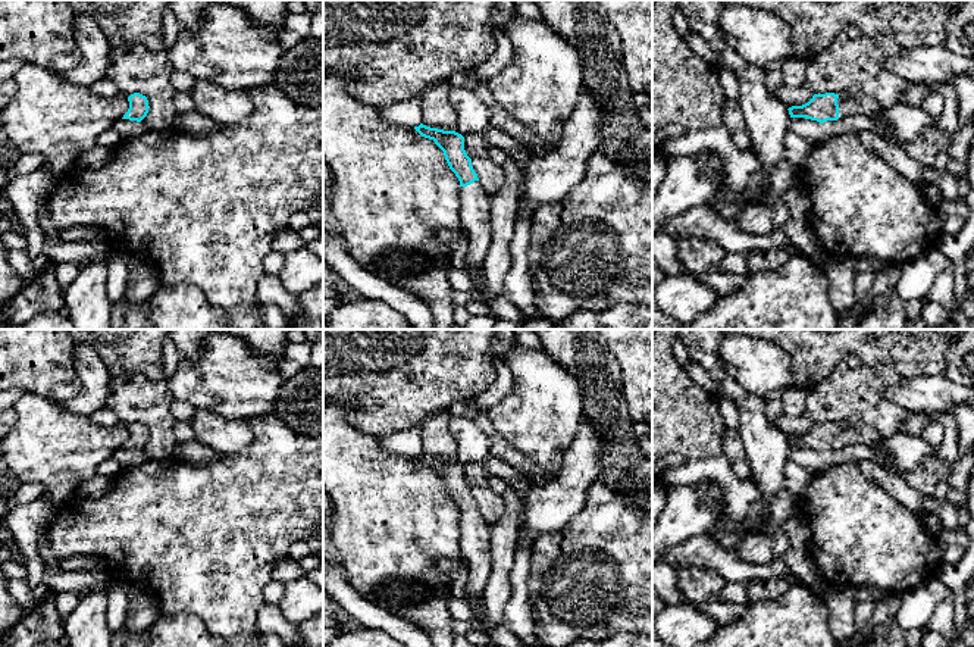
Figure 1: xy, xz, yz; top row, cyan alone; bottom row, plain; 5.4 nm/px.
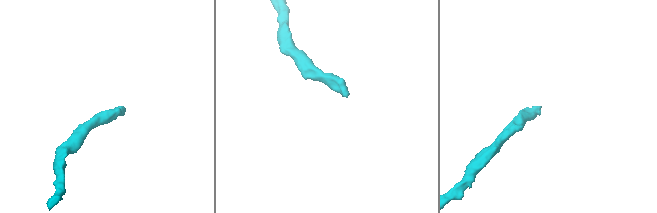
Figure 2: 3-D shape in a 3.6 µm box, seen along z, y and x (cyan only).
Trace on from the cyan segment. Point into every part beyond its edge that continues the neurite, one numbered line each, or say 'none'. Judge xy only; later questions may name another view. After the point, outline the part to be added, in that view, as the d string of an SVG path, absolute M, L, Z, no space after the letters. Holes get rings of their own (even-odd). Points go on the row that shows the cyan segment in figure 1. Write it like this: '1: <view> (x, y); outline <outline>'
none

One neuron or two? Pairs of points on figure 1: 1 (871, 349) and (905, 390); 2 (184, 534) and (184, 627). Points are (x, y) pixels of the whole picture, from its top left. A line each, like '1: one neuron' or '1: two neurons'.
1: two neurons
2: two neurons

